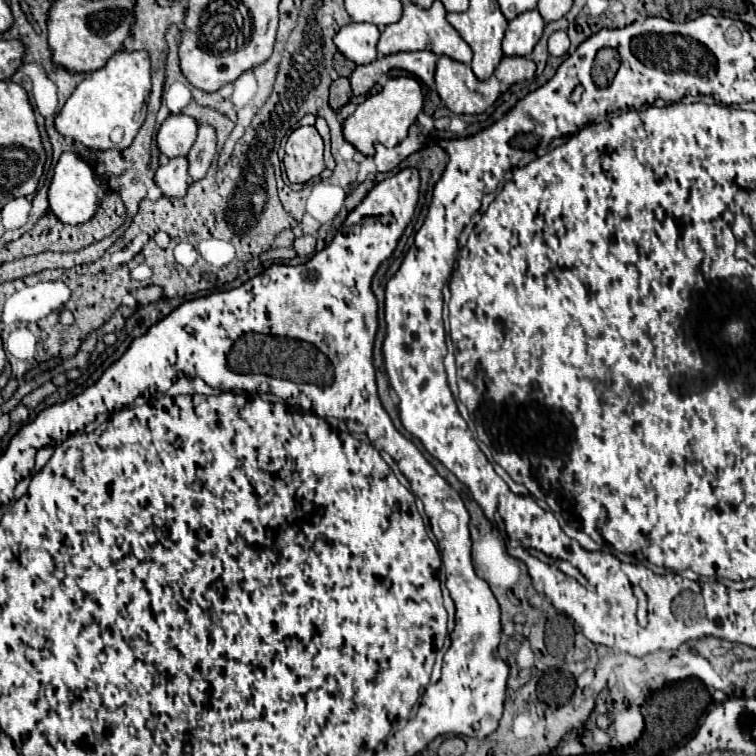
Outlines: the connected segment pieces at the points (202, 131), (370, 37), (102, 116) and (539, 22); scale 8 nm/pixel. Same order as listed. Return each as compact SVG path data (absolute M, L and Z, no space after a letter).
M201 124L197 130L197 142L185 156L189 162L189 178L191 180L203 178L211 166L213 156L215 156L215 130L207 124Z
M351 22L335 34L335 46L355 64L369 64L377 58L377 40L379 28L369 22Z
M115 52L107 64L91 74L73 90L59 114L55 130L91 150L123 150L133 142L137 130L145 122L147 98L151 92L151 66L147 52Z
M527 10L513 18L503 38L503 54L507 56L529 56L533 46L543 34L543 18L537 10Z

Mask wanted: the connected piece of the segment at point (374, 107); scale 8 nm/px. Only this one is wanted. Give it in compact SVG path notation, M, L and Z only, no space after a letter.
M413 76L389 78L379 94L369 96L363 104L357 106L353 116L349 116L343 122L343 134L347 142L351 142L361 154L373 156L375 142L381 142L387 148L397 146L407 136L407 130L415 122L421 108L423 108L423 94L419 82Z

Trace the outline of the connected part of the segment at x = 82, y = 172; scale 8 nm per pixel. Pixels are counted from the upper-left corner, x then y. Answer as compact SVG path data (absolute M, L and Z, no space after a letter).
M63 152L55 166L55 174L53 174L53 180L49 186L49 208L55 214L55 218L65 224L87 222L99 206L97 190L101 190L101 184L99 184L97 174L93 172L93 168L75 152Z

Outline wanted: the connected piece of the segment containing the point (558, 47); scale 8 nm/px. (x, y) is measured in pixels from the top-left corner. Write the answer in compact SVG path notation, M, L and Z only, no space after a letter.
M557 30L549 36L549 54L563 56L569 50L569 36L565 30Z

